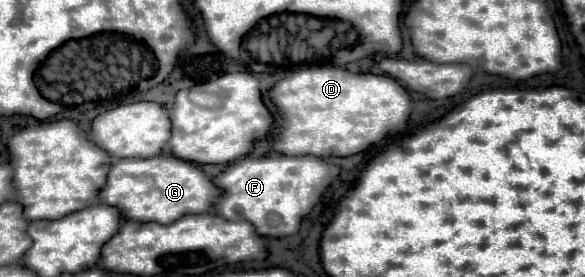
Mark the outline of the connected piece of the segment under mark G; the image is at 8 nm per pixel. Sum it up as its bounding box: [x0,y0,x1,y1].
[98,154,218,224]

